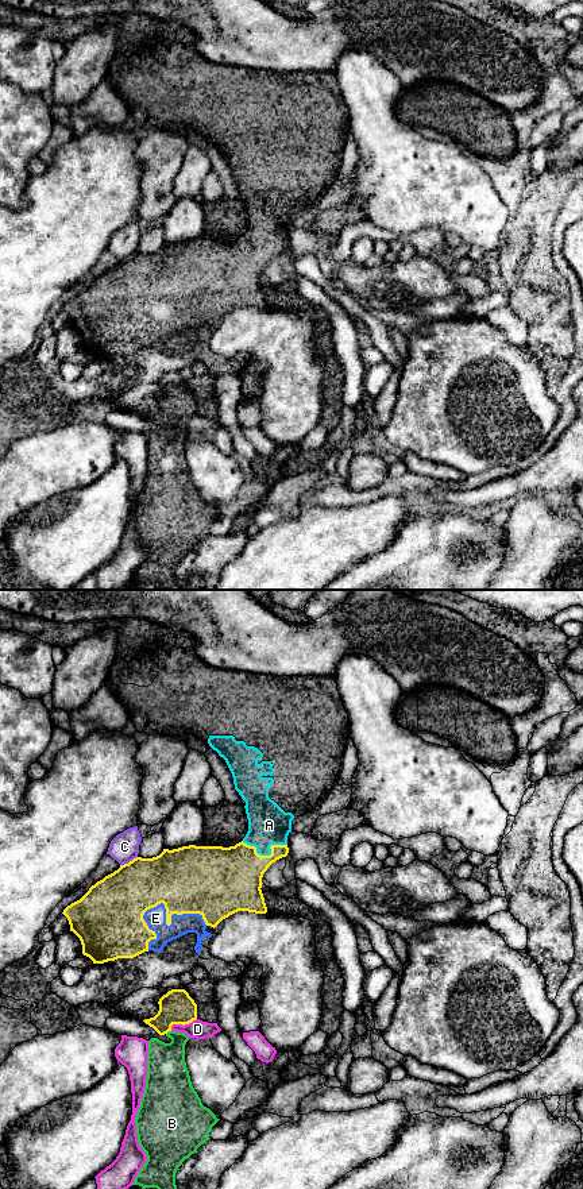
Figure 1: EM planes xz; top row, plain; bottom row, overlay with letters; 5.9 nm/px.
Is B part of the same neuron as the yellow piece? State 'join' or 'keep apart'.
join

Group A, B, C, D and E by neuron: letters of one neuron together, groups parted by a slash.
A B E / C / D

